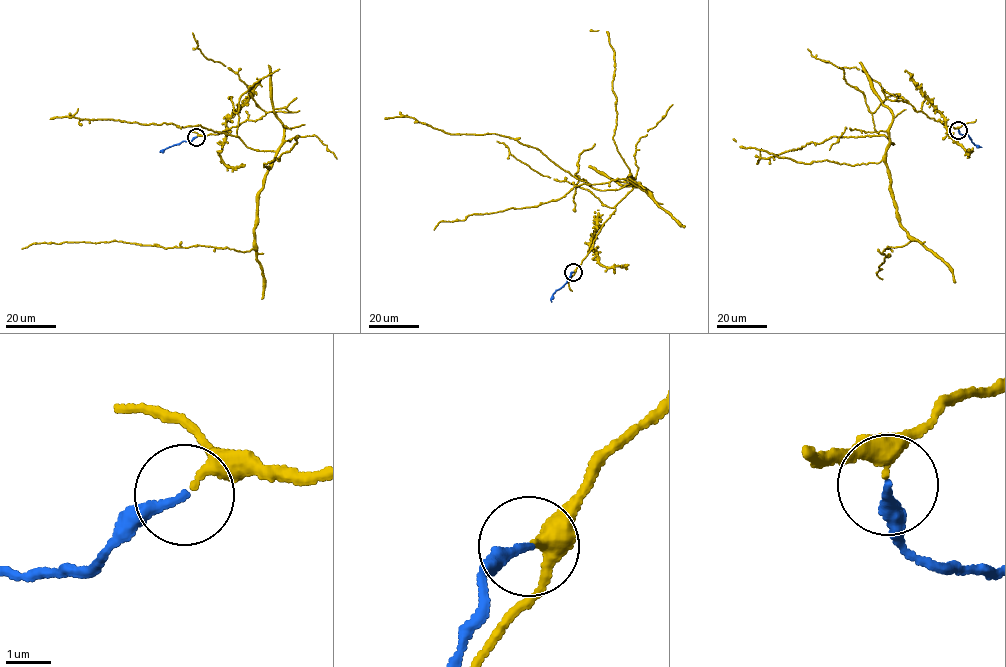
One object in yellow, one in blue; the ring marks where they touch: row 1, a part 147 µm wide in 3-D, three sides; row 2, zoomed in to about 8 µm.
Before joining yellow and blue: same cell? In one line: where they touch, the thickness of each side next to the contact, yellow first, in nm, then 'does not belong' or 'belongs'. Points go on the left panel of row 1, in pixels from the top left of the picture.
place (196, 137); calibres 200 and 200 nm; belongs

